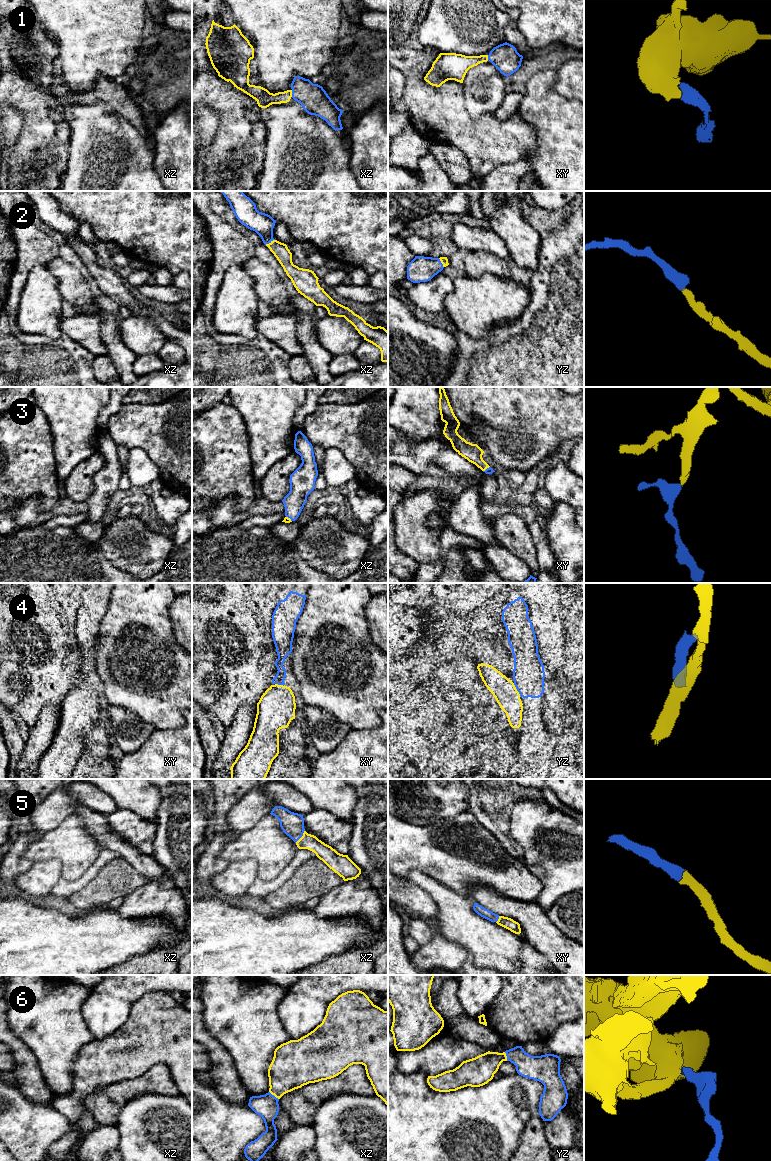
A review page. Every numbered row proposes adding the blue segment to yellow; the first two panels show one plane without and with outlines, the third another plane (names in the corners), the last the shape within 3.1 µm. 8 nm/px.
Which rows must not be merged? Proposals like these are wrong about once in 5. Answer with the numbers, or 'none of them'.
none of them

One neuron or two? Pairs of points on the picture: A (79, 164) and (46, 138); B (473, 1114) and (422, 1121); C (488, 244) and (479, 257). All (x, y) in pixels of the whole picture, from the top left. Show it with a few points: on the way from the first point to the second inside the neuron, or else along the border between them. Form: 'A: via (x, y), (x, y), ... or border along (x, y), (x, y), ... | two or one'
A: border along (71, 132), (67, 169), (62, 178) | two
B: via (460, 1114), (452, 1122), (435, 1122) | one
C: border along (468, 250), (486, 250), (504, 259) | two

